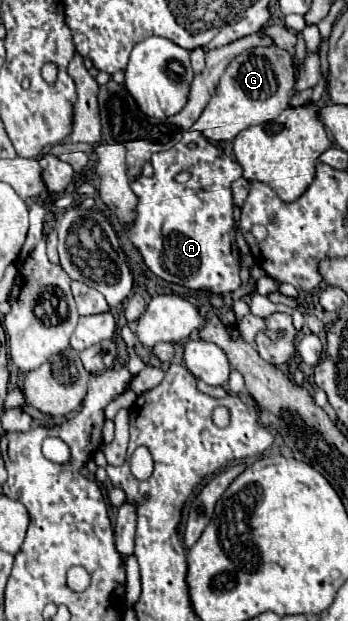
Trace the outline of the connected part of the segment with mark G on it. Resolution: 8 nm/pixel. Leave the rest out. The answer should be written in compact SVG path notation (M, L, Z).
M278 46L252 48L236 56L224 70L216 94L206 104L202 116L194 122L194 130L202 132L208 140L234 140L238 132L254 126L266 124L278 118L282 110L288 108L288 98L294 92L294 64L286 50Z

